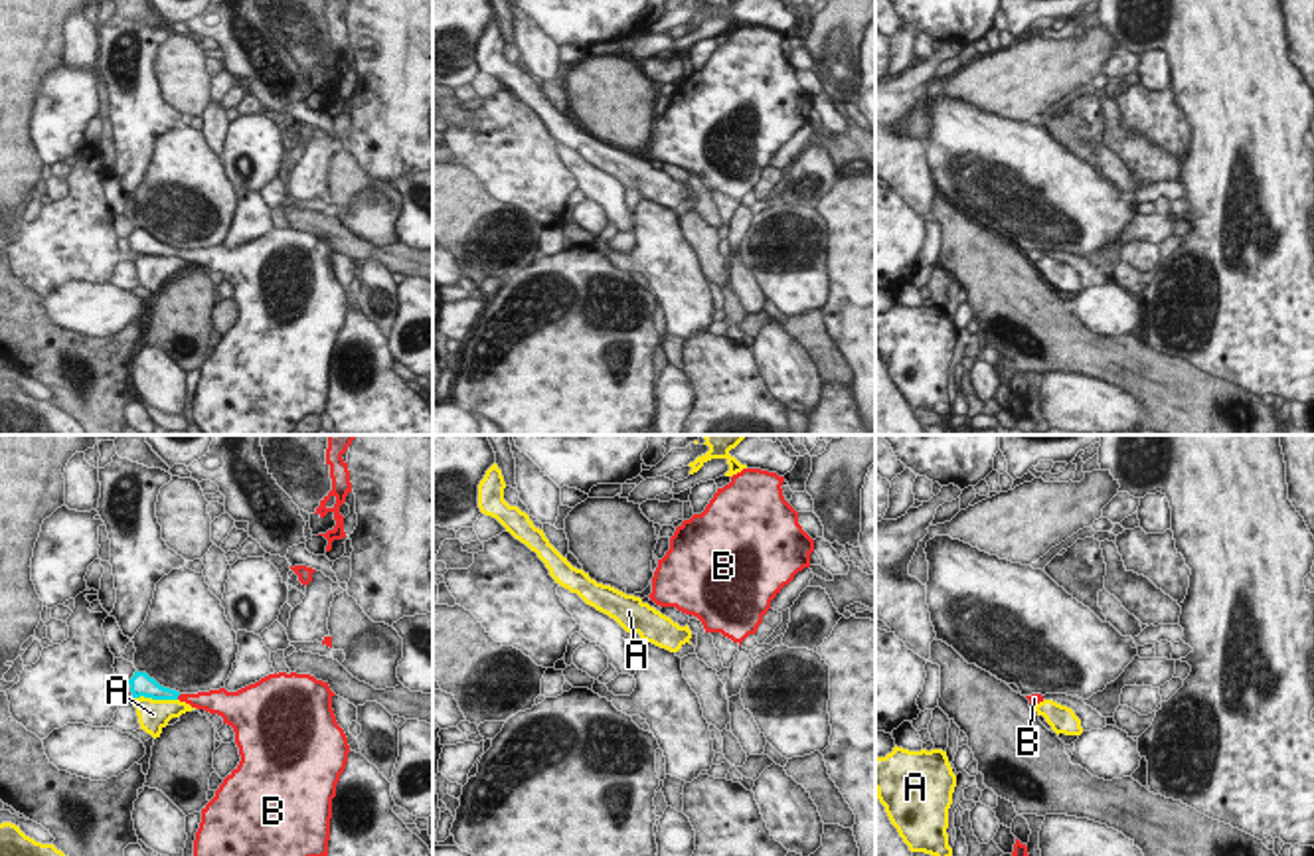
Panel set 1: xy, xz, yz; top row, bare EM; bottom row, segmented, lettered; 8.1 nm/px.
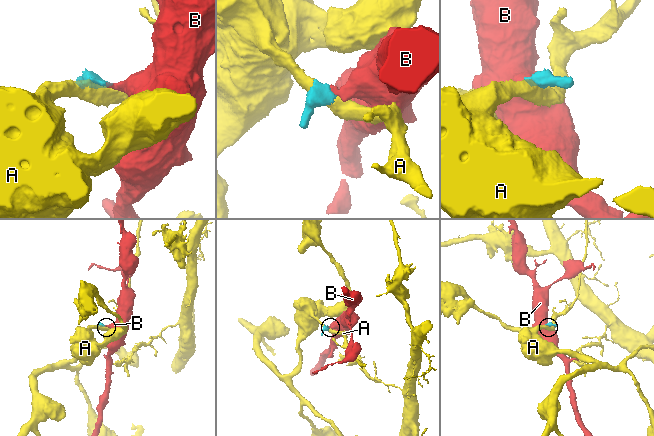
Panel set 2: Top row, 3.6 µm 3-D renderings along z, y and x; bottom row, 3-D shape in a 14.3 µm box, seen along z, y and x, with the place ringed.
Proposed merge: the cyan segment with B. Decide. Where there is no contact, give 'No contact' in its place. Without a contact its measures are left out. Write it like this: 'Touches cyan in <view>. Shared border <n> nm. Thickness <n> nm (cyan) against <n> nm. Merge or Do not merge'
Touches cyan in xy. Shared border 60 nm. Thickness 160 nm (cyan) against 160 nm. Merge

